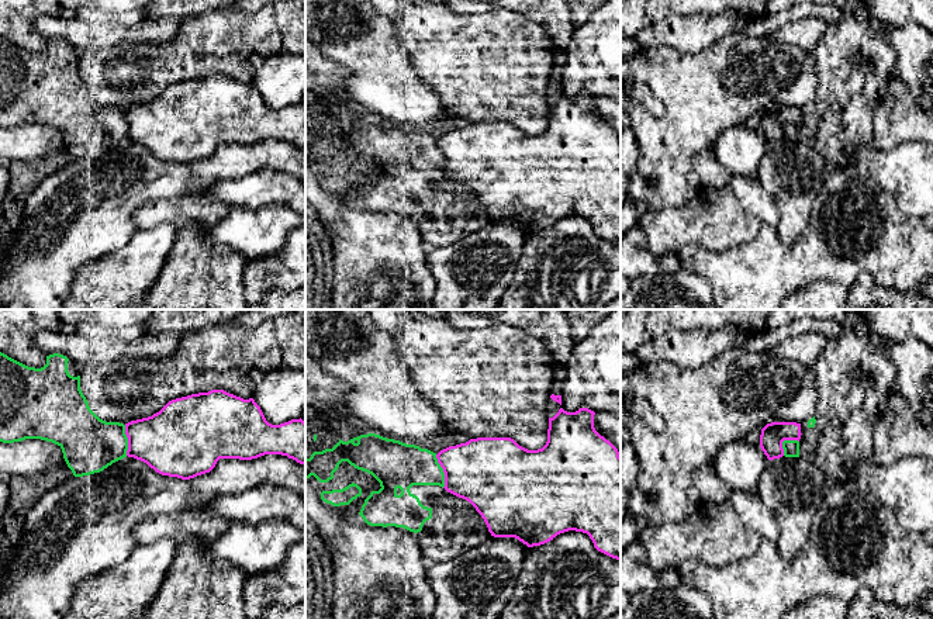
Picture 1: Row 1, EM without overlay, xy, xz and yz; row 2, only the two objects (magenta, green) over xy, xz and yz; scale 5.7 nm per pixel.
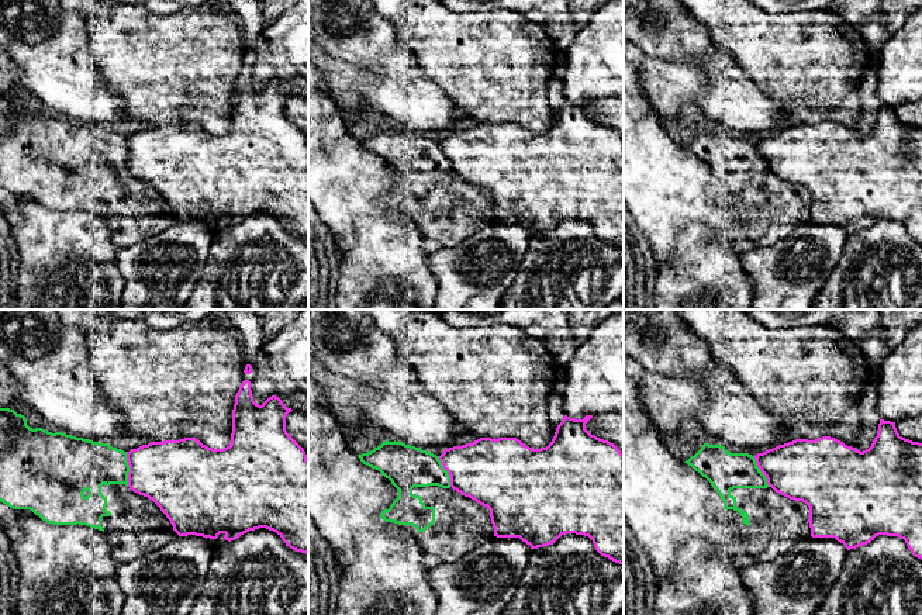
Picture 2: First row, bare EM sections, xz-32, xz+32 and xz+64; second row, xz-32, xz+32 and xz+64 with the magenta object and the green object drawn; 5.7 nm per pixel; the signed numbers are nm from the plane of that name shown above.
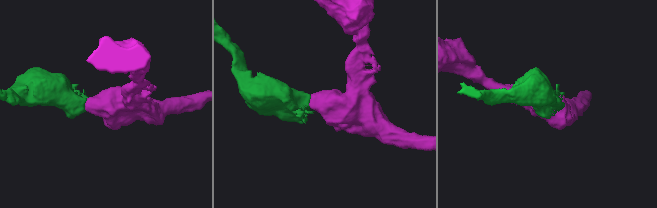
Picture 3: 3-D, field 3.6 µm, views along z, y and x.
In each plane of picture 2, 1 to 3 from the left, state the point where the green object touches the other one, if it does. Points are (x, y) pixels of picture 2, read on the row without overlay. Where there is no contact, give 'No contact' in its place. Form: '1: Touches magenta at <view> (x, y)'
1: Touches magenta at xz-32 (130, 154)
2: Touches magenta at xz+32 (446, 155)
3: Touches magenta at xz+64 (760, 155)

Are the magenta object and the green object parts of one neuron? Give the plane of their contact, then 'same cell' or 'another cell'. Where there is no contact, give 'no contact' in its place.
contact in xz; another cell

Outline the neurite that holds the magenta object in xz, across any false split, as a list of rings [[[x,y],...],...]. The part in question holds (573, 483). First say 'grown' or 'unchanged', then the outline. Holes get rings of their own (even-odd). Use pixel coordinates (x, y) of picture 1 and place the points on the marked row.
unchanged; [[[560,408],[549,418],[547,442],[538,450],[528,450],[511,438],[477,438],[449,446],[436,454],[445,473],[443,488],[469,501],[494,537],[515,537],[533,547],[560,533],[576,530],[587,533],[598,551],[621,560],[621,456],[618,449],[595,430],[594,415],[588,408],[576,412]]]

